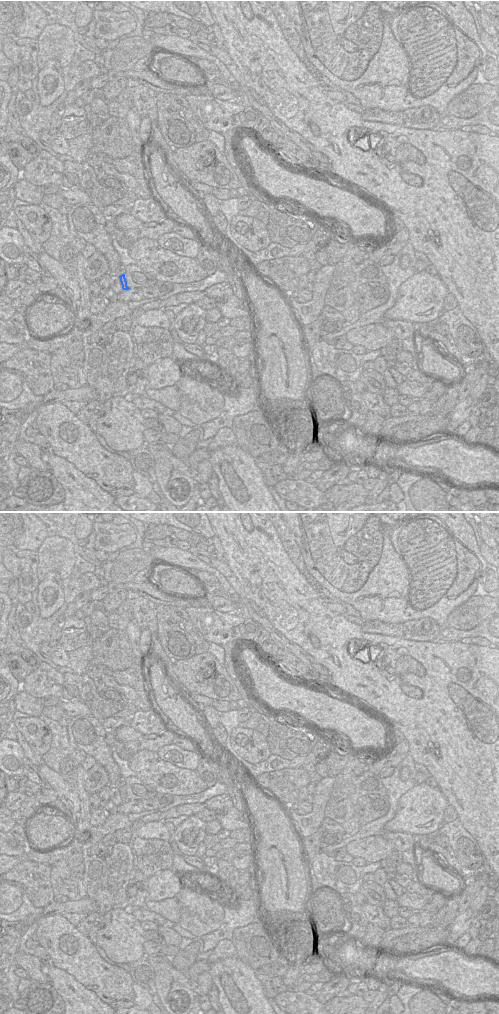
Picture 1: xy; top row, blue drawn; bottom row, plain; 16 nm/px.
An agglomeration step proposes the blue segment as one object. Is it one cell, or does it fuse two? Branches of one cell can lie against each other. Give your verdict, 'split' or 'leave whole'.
split

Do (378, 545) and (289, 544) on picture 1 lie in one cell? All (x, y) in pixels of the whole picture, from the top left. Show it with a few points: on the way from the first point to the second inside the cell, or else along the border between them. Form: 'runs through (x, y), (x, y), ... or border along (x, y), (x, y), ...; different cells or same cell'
border along (285, 523), (294, 538), (305, 566); different cells

